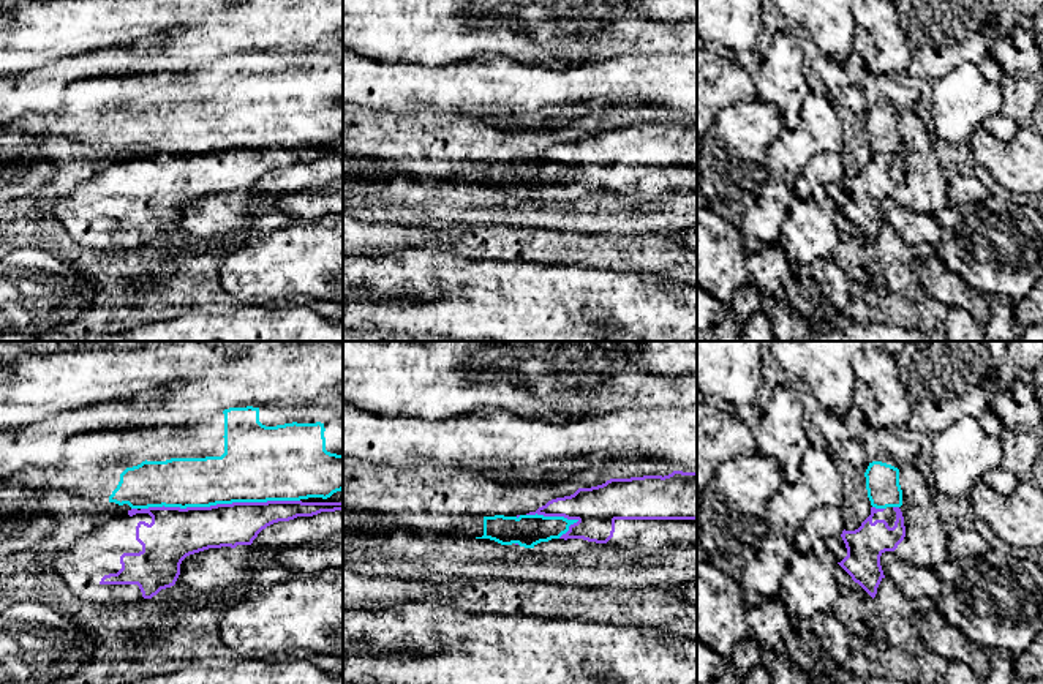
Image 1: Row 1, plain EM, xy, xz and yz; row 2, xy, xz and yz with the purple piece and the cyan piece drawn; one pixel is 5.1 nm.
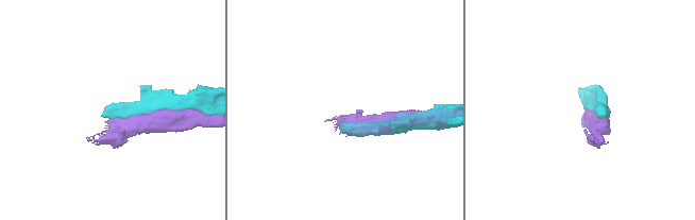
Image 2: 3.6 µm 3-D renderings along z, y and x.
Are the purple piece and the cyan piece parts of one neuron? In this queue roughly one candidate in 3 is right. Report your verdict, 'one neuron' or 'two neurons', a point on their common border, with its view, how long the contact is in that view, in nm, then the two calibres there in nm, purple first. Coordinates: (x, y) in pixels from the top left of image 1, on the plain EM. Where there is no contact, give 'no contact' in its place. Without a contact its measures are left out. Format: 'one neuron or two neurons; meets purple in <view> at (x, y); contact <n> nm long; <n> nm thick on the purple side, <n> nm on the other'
two neurons; meets purple in xy at (220, 150); contact 800 nm long; 240 nm thick on the purple side, 340 nm on the other

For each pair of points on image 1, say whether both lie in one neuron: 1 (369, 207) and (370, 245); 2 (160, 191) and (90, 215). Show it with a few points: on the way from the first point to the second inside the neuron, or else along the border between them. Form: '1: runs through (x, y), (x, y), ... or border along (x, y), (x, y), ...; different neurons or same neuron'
1: border along (359, 218), (367, 223), (406, 225); different neurons
2: runs through (143, 193), (108, 201); same neuron

